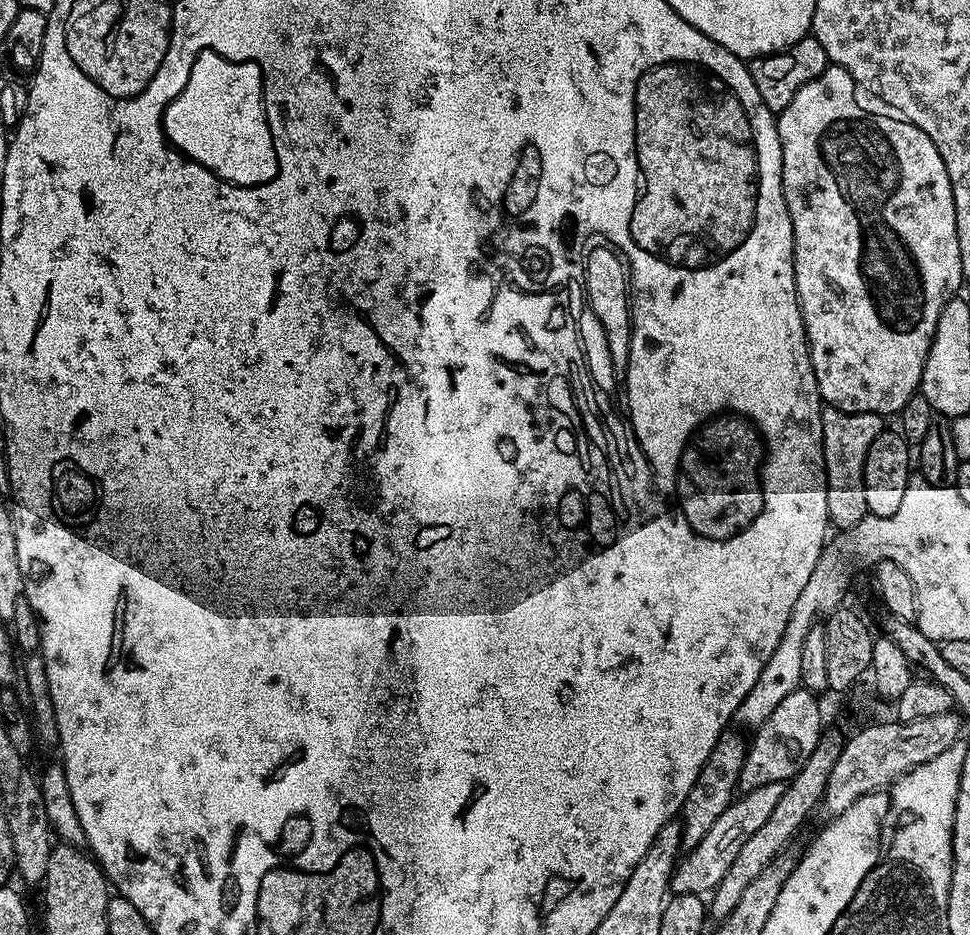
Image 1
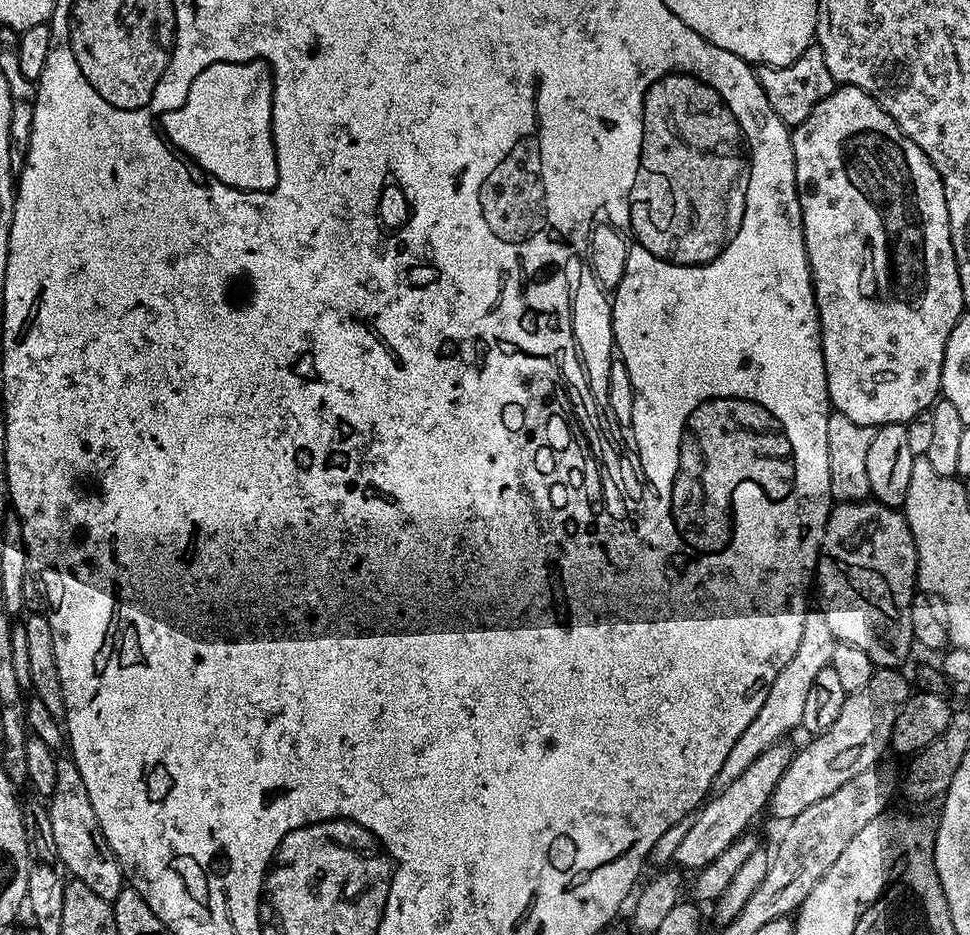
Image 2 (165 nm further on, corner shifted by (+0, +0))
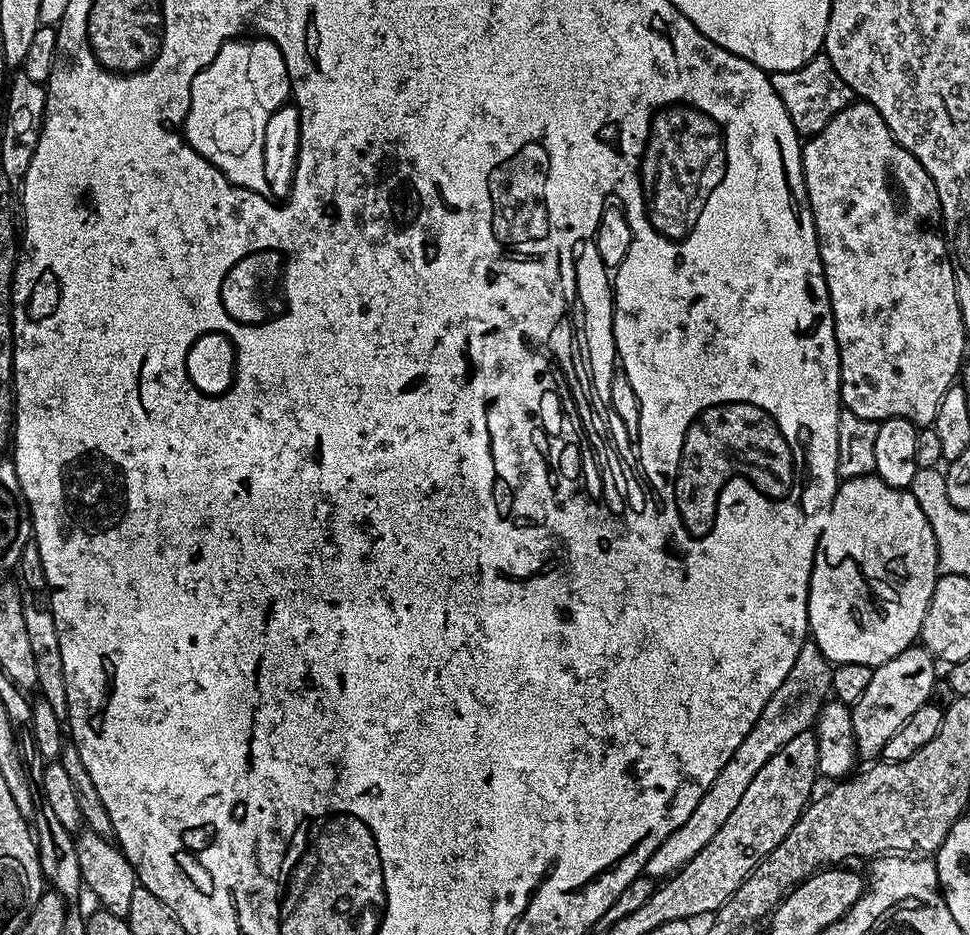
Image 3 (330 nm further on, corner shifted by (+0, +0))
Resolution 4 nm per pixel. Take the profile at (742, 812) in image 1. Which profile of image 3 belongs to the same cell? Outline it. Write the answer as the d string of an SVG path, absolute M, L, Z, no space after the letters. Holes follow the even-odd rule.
M922 646L902 650L902 654L890 658L890 662L873 668L870 686L866 686L862 698L858 698L858 702L851 705L856 727L856 751L861 761L875 761L883 753L886 742L890 742L890 737L902 727L902 722L906 722L906 718L910 718L910 714L914 714L914 710L918 710L918 706L929 703L933 699L932 687L936 684L936 668L938 669L937 661L933 660L931 654Z

